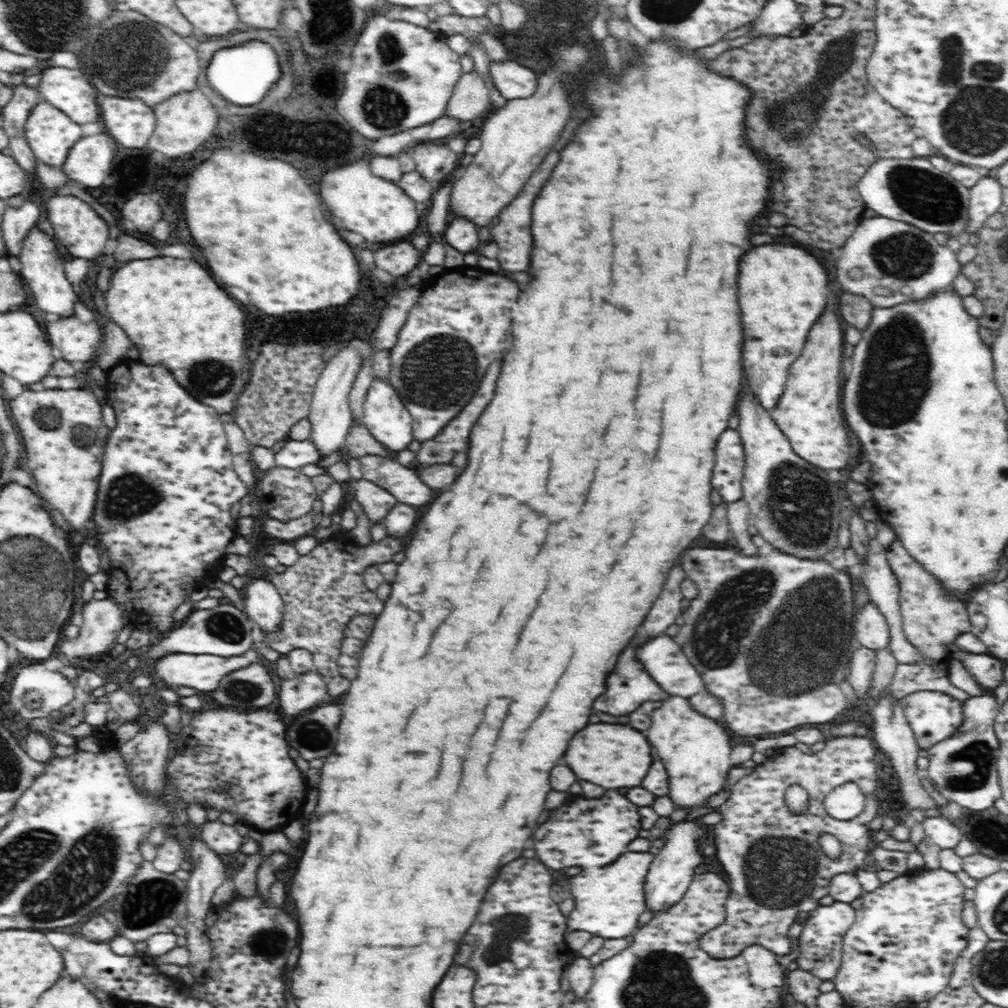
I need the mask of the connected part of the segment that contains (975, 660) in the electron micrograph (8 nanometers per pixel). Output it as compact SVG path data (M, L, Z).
M956 643L949 644L949 652L956 660L963 663L966 670L976 679L986 692L993 694L994 689L1004 681L1004 673L1002 672L1002 662L998 658L986 656L986 654L974 654L960 650Z

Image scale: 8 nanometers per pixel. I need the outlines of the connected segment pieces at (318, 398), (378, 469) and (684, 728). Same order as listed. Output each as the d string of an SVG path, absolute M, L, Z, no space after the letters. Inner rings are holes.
M347 346L341 348L324 366L316 383L308 420L311 424L310 440L316 443L318 453L324 457L342 450L346 437L352 427L352 410L348 406L348 394L354 384L356 372L362 364L362 352L358 348Z
M367 455L360 461L363 479L385 488L399 503L410 506L428 504L434 496L413 470L398 464L396 458Z
M672 695L662 708L652 712L652 726L648 730L648 740L656 748L658 758L664 762L668 772L668 798L676 808L698 810L718 792L722 792L728 770L734 764L731 758L732 744L724 726L716 719L710 719L688 704L686 698Z

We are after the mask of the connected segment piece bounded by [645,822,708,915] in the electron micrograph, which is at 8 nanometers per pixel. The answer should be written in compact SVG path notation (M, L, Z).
M676 822L663 835L664 846L655 854L645 882L645 905L654 915L664 912L672 904L682 900L694 876L694 868L702 864L702 856L694 844L696 838L706 838L708 830L696 822Z

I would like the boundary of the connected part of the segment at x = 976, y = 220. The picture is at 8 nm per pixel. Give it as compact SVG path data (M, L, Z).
M982 178L970 187L969 226L966 234L976 234L986 226L987 218L1003 204L1003 186L994 178Z

